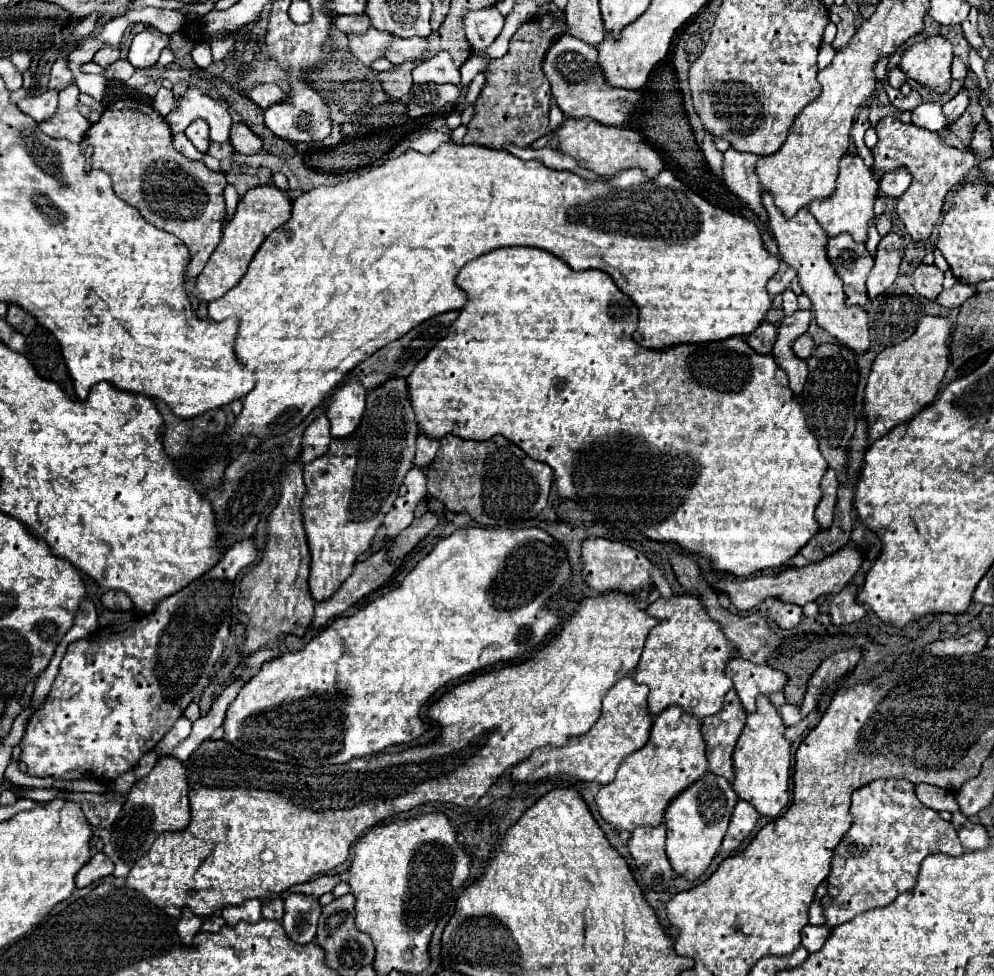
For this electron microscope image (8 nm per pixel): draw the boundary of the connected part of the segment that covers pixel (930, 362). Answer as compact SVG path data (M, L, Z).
M922 316L918 328L914 330L914 334L910 338L906 338L904 342L890 346L886 350L882 350L874 364L872 364L872 372L868 376L868 384L866 384L866 402L864 402L864 412L868 418L868 444L882 438L884 434L888 434L892 428L896 428L898 424L910 420L914 414L918 414L924 406L932 404L934 398L938 396L940 390L940 382L946 374L946 368L950 364L950 336L952 336L952 322L946 316Z

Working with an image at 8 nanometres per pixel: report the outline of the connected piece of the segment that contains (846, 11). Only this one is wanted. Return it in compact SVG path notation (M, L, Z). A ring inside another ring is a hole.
M846 4L844 6L832 6L828 12L830 12L830 20L838 28L838 34L836 34L834 42L832 42L832 48L836 52L840 52L856 32L856 28L854 28L854 12Z

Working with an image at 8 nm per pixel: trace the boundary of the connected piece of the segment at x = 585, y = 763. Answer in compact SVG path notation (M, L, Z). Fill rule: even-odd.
M624 676L606 694L602 714L594 728L590 728L584 736L576 736L562 748L554 748L554 746L538 748L536 752L532 752L530 760L512 768L512 780L514 782L536 782L536 780L556 776L556 774L570 774L584 782L596 780L600 784L610 784L622 760L630 756L632 752L640 750L648 742L652 716L648 712L646 698L648 698L646 684L636 684L630 676Z

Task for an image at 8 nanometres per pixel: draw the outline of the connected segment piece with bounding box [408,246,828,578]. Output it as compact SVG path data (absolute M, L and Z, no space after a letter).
M524 246L492 250L490 254L468 262L456 280L458 286L466 290L468 304L460 310L460 316L450 326L448 336L440 340L408 376L416 422L426 436L442 438L446 434L456 434L468 440L488 440L500 434L522 448L530 458L546 462L554 470L556 488L562 498L582 504L584 510L590 508L592 514L604 518L618 530L638 532L656 542L678 544L682 552L710 560L714 572L744 578L762 570L782 568L820 530L820 524L814 518L814 508L822 498L820 480L828 464L818 450L816 438L806 426L800 404L788 388L786 372L776 366L772 354L754 352L746 340L738 336L722 342L666 346L660 350L642 348L632 340L632 332L638 322L638 308L618 290L612 278L602 270L576 272L564 260L546 250Z

